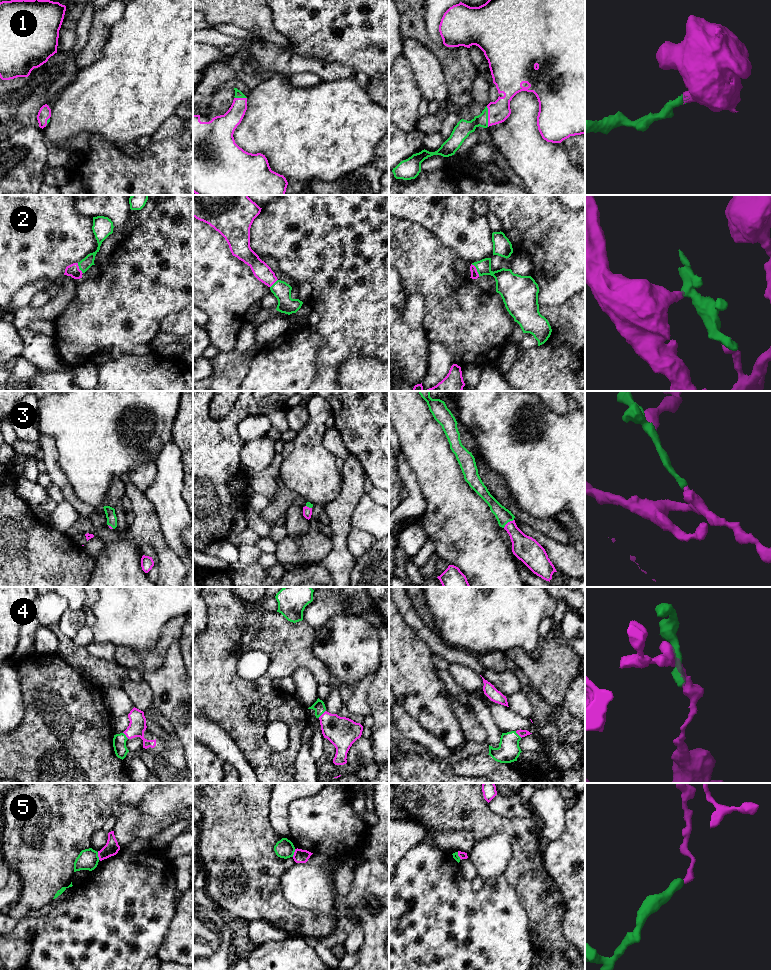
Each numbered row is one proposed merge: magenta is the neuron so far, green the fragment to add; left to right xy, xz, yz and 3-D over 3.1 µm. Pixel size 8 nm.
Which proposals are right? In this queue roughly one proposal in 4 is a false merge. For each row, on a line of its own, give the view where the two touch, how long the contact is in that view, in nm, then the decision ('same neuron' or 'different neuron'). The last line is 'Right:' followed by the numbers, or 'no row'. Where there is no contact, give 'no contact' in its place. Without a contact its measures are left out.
1: yz | 170 nm | same neuron
2: yz | 120 nm | same neuron
3: yz | 110 nm | same neuron
4: xz | 90 nm | same neuron
5: xy | 70 nm | different neuron
Right: 1, 2, 3, 4

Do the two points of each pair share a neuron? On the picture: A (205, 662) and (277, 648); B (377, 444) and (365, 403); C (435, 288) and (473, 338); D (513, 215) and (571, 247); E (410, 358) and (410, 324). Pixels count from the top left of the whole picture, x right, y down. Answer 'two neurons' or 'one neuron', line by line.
A: one neuron
B: one neuron
C: one neuron
D: one neuron
E: one neuron

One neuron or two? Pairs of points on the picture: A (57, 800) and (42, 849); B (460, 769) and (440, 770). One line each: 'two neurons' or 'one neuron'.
A: one neuron
B: two neurons

